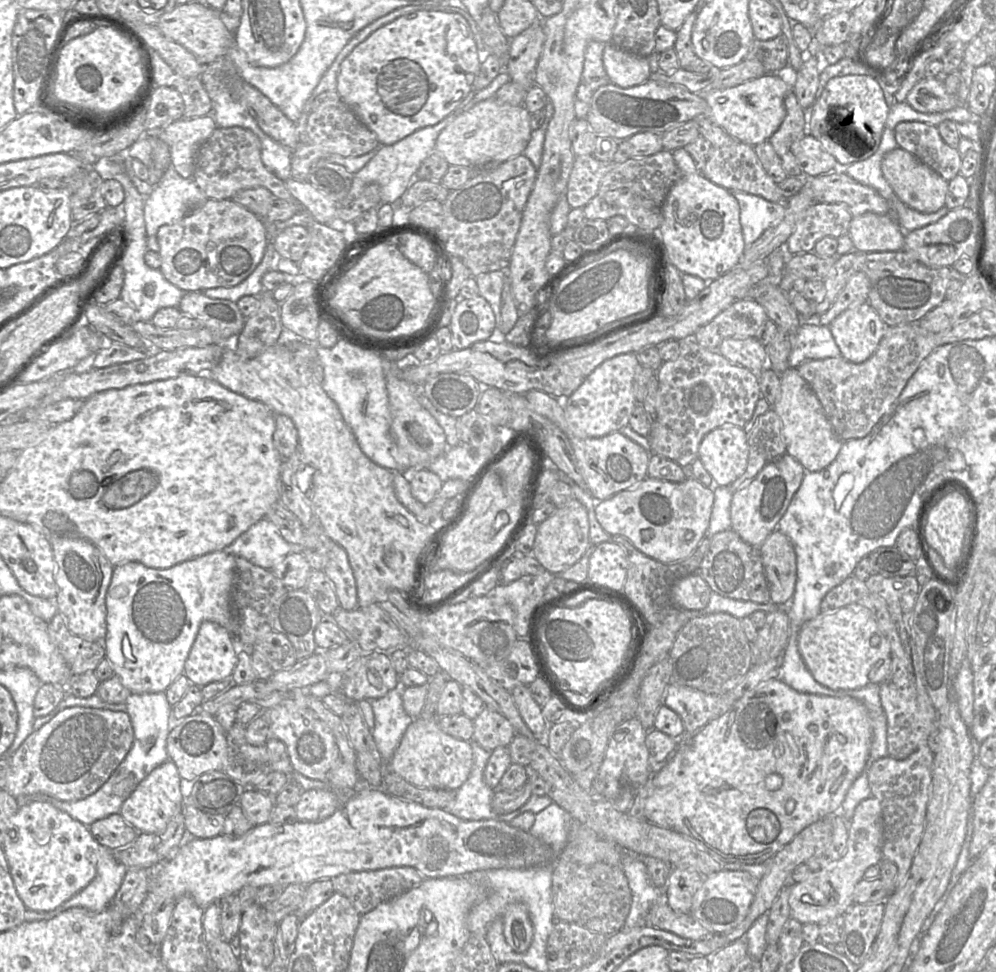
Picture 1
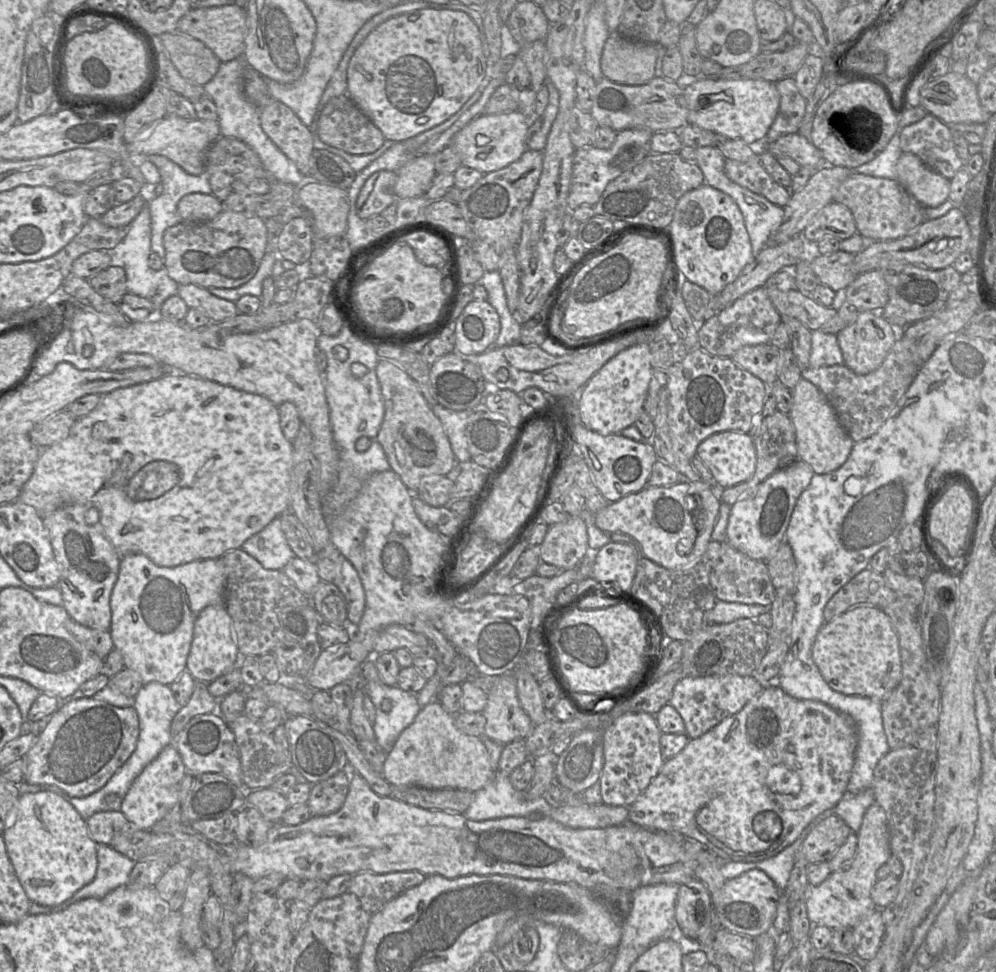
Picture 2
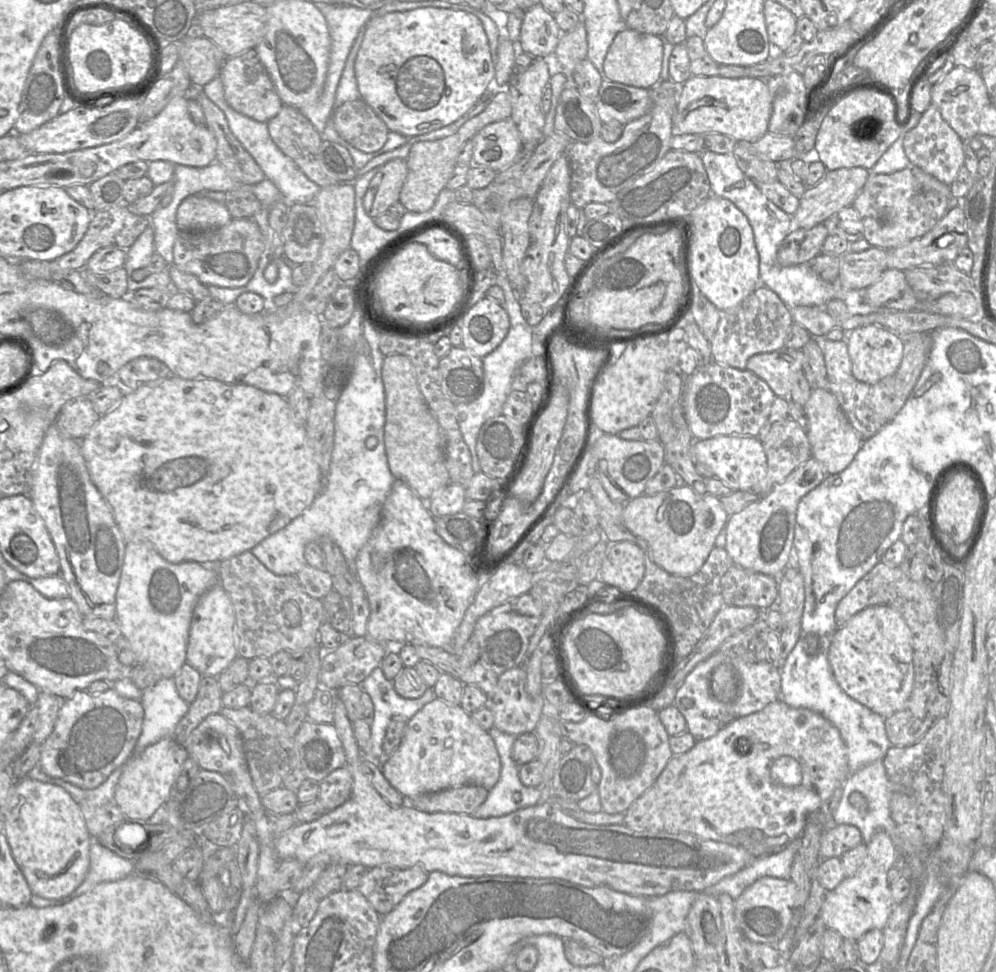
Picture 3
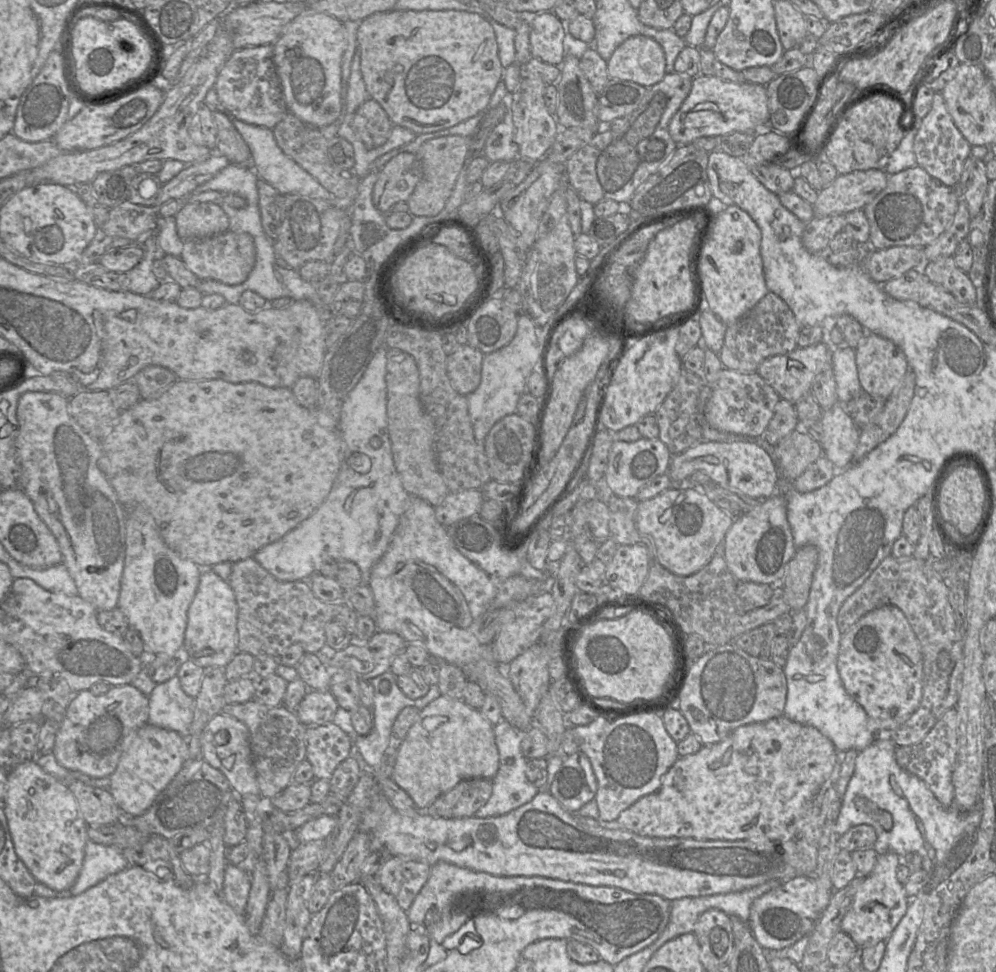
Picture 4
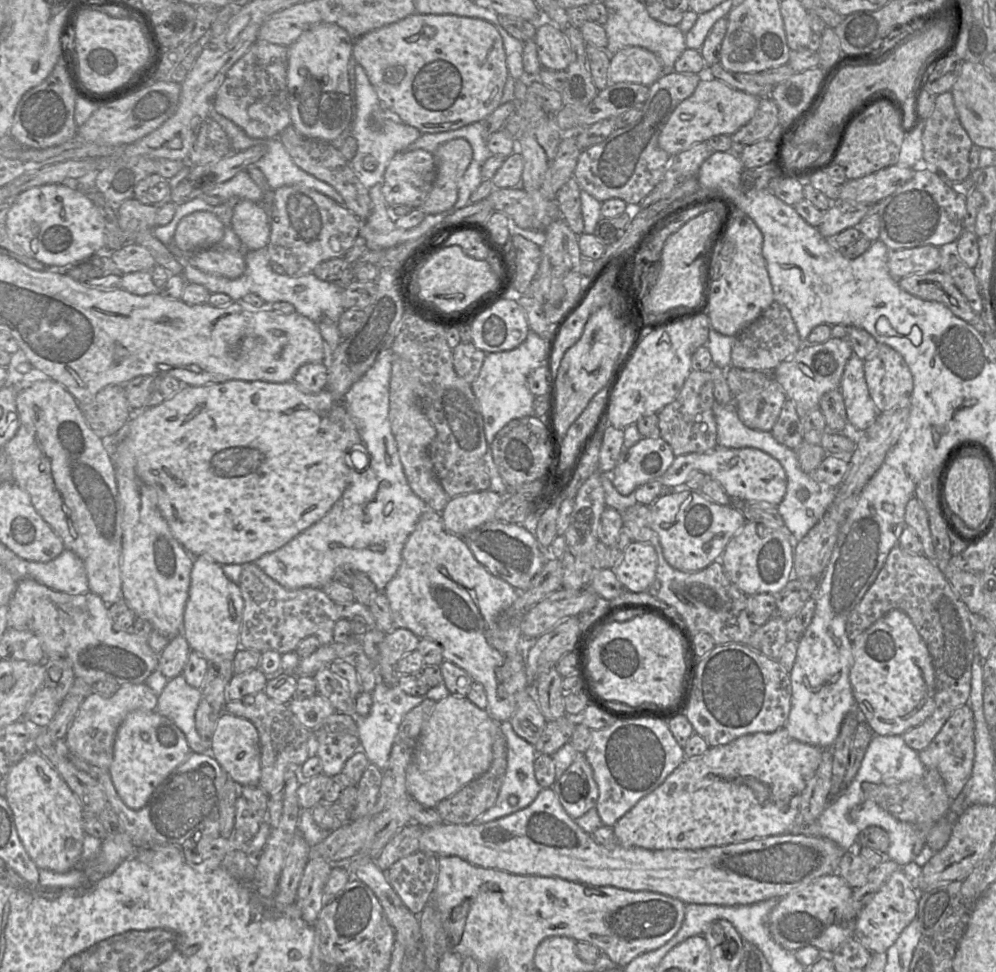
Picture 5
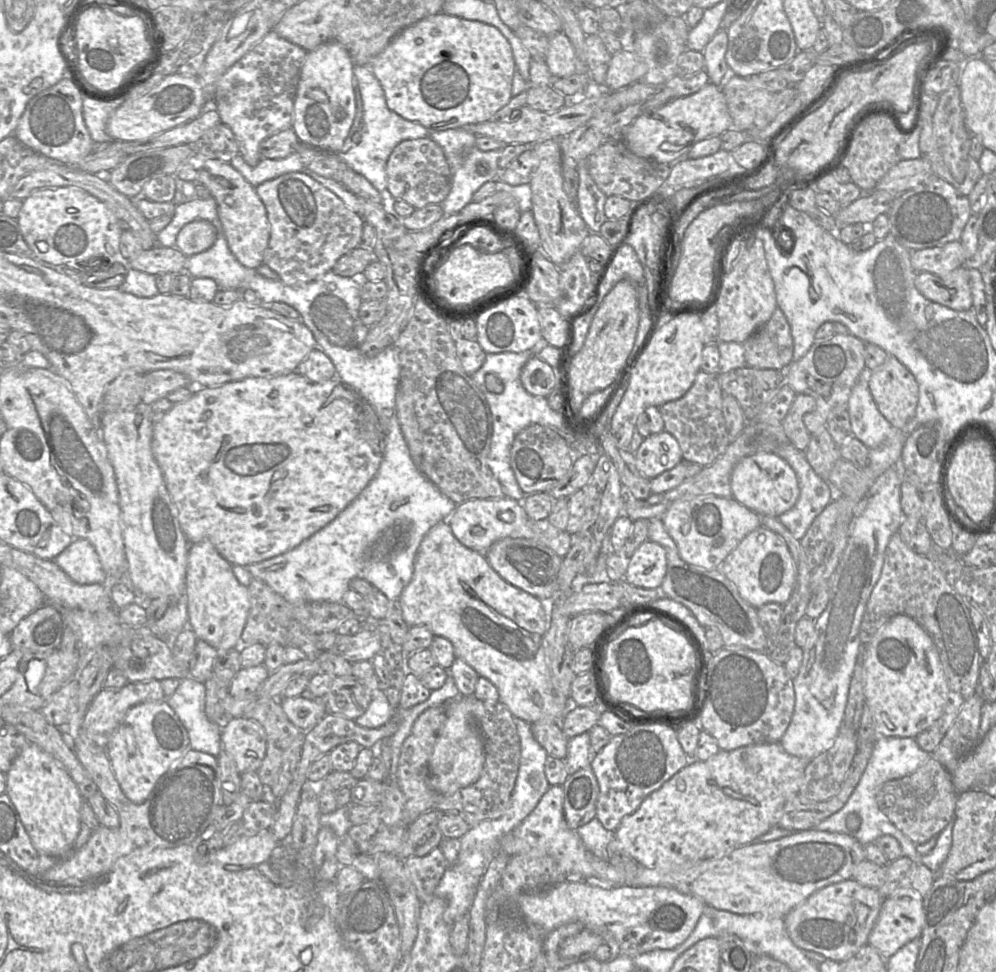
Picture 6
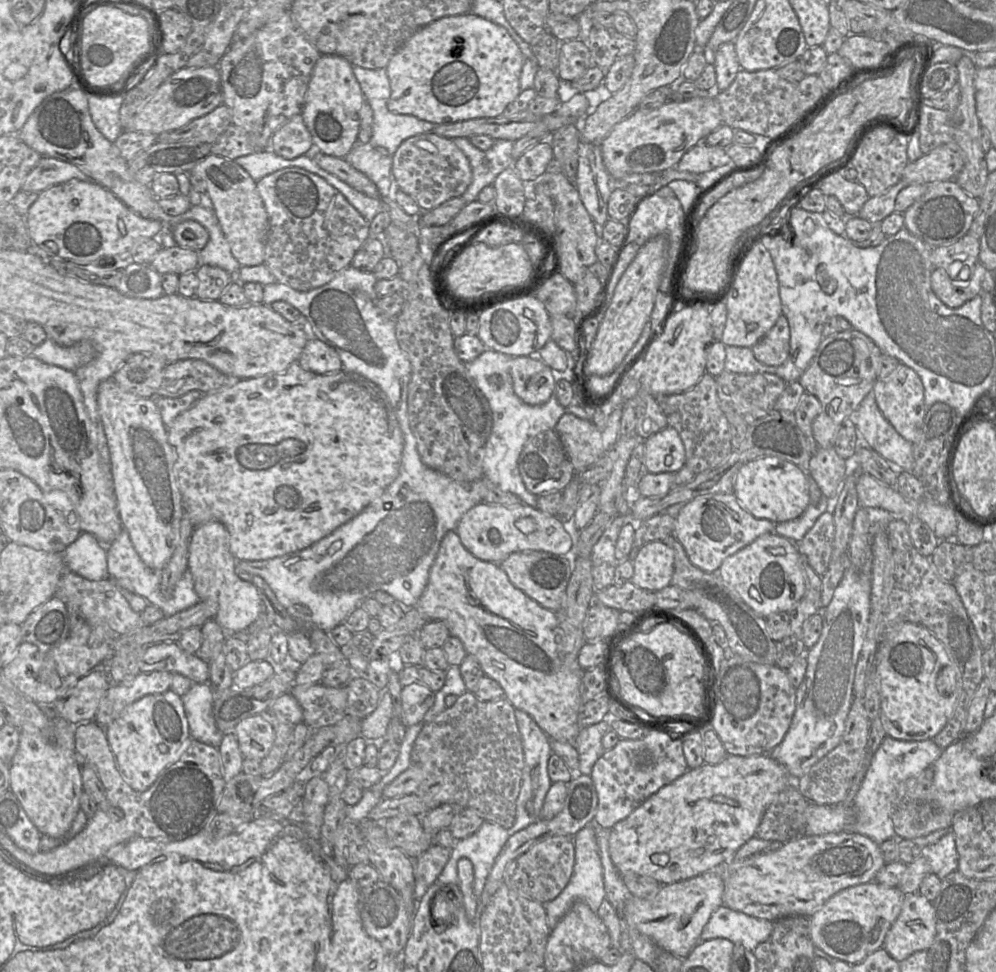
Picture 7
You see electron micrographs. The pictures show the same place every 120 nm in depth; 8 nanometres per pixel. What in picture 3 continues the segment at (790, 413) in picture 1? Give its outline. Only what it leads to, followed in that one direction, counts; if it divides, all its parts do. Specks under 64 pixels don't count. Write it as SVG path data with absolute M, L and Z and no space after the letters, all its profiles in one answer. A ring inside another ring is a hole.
M813 389L803 407L808 418L806 434L812 457L821 463L827 475L842 472L853 461L864 440L855 431L838 400L828 389Z

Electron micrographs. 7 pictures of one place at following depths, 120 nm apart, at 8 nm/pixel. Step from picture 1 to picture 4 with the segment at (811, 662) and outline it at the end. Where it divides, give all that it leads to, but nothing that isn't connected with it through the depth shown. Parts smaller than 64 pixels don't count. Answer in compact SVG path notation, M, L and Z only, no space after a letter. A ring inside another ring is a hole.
M884 605L862 616L841 636L837 669L846 692L866 712L873 729L890 732L906 721L922 698L922 653L920 642L904 613L896 606Z

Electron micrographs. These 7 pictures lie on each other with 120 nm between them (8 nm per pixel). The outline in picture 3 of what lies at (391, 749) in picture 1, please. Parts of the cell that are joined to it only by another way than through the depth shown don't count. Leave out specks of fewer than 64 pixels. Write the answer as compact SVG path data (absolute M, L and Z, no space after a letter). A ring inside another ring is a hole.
M381 667L375 668L371 674L360 684L361 688L369 694L374 704L374 715L370 720L371 738L367 746L362 749L364 758L378 763L383 749L387 728L395 715L402 715L411 719L424 705L436 698L432 688L419 698L408 699L401 697L388 680Z

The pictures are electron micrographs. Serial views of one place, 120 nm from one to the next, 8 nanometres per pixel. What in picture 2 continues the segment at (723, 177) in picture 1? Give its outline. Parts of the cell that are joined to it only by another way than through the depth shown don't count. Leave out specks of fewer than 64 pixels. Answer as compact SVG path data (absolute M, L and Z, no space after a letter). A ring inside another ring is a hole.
M726 159L725 174L731 181L762 195L773 204L785 207L790 200L790 188L775 182L761 162L743 163Z

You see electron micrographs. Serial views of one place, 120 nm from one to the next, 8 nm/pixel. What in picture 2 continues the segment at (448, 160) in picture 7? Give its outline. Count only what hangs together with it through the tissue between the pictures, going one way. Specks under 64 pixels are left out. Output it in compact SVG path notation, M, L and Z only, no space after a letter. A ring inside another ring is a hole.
M380 170L373 173L362 186L356 200L357 215L367 220L374 215L381 214L389 205L396 201L394 185L397 182L398 173L396 171Z

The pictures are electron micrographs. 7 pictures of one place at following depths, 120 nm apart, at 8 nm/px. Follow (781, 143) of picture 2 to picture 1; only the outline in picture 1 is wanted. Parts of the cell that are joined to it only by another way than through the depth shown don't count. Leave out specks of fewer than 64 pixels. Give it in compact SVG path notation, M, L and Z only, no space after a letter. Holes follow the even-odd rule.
M804 135L794 141L791 152L805 176L818 176L832 172L837 160L828 153L823 145L812 135Z

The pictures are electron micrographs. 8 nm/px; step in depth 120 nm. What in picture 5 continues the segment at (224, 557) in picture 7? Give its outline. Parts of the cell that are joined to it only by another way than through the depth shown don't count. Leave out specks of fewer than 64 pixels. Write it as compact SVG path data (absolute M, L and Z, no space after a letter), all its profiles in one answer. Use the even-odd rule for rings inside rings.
M206 556L193 557L190 575L188 600L184 611L182 634L191 651L203 656L208 662L233 659L240 647L240 632L244 611L244 600L239 585L232 582L224 573L222 566Z

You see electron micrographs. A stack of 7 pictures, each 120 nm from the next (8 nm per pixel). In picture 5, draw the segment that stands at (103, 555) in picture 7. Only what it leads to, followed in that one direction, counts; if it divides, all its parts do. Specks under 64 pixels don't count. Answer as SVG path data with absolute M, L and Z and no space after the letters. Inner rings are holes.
M64 549L59 556L49 562L33 562L24 560L23 567L28 576L25 578L32 578L38 583L41 583L53 590L72 595L89 592L88 578L84 563L73 551L69 549Z

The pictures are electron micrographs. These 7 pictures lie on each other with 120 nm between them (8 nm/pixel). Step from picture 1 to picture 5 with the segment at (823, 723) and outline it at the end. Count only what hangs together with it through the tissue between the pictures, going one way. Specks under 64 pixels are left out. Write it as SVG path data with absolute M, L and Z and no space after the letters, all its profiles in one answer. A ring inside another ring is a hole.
M780 728L772 733L759 732L741 736L734 741L720 746L710 747L704 754L686 758L665 780L651 793L640 799L635 806L621 817L613 826L618 844L623 847L640 847L648 850L688 849L696 850L708 847L725 846L757 838L784 835L792 832L798 822L800 797L808 781L812 778L822 759L822 749L793 739L786 729Z

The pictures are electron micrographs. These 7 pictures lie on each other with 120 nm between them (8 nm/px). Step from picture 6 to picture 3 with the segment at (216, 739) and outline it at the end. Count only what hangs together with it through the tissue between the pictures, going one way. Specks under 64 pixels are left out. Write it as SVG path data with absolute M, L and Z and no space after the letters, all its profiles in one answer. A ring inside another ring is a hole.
M160 678L154 685L142 691L144 709L142 731L134 748L134 754L161 739L173 736L176 725L189 709L176 689L174 678Z

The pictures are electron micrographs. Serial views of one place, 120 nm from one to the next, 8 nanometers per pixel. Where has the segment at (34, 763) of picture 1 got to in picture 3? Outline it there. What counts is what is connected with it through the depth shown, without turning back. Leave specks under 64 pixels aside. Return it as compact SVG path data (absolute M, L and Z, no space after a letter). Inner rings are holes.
M111 686L101 693L76 691L61 704L53 731L41 745L41 770L82 789L96 788L132 756L143 719L141 702L120 696Z

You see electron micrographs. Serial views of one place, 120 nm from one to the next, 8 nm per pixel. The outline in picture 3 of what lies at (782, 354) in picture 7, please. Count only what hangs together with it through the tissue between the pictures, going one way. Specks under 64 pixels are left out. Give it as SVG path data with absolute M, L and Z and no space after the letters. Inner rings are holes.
M760 284L739 305L721 311L718 328L710 340L713 361L723 366L746 370L751 356L785 347L786 336L792 323L790 308L773 290Z

